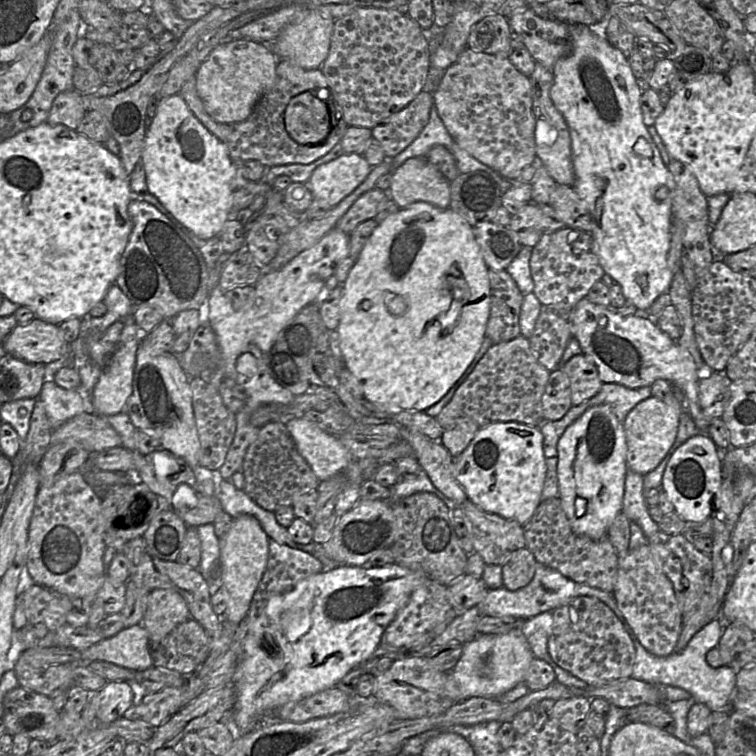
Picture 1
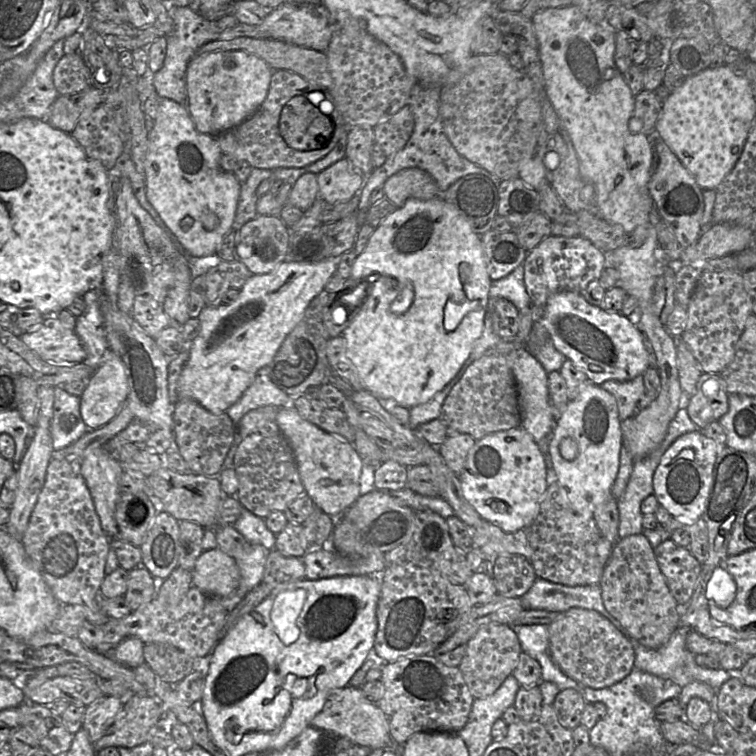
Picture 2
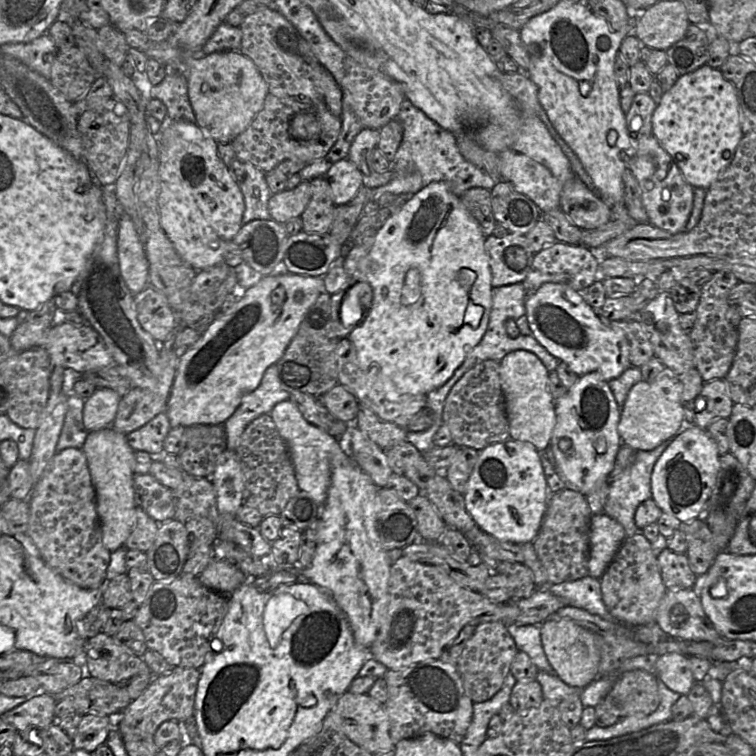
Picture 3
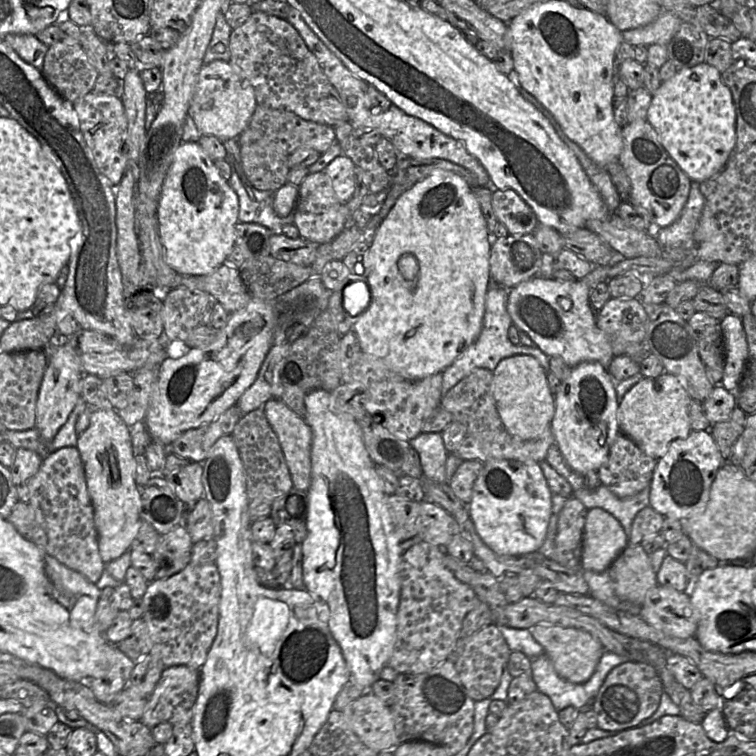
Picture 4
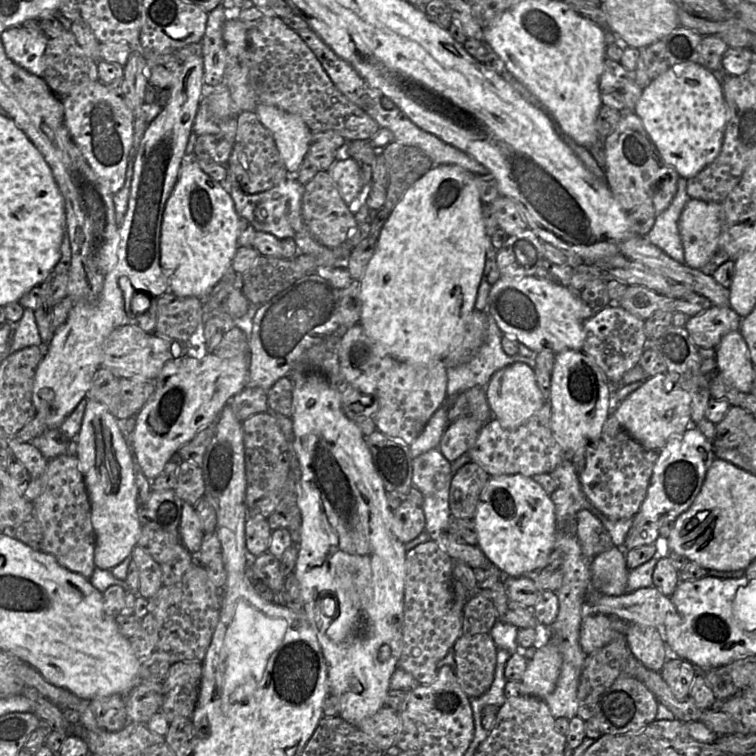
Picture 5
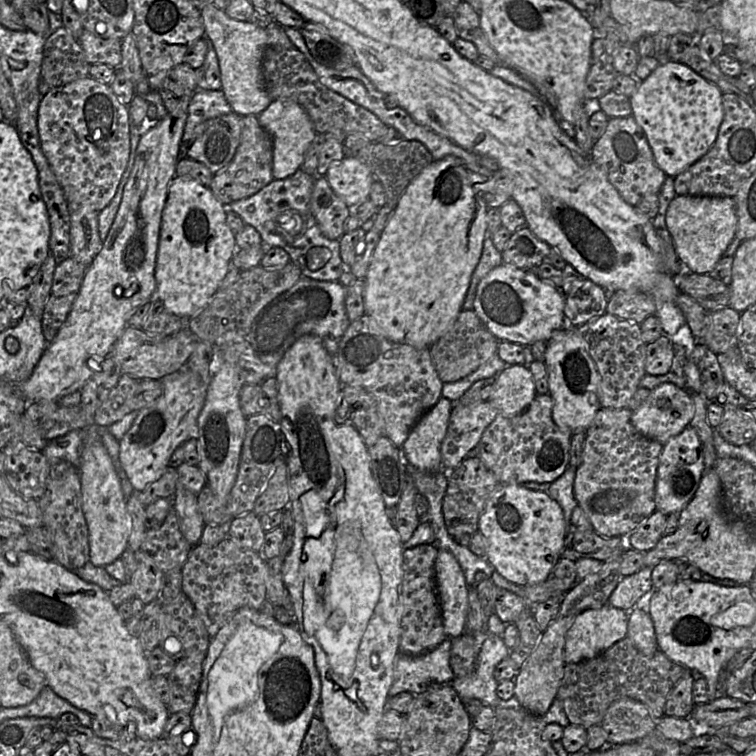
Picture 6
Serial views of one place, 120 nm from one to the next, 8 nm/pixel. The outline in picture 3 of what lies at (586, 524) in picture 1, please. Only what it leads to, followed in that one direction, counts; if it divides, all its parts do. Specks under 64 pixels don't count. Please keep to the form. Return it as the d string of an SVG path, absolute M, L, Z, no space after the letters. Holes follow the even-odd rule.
M588 373L580 376L572 388L555 400L555 413L556 424L551 436L550 446L556 460L558 475L567 489L572 489L586 496L598 485L598 482L606 481L613 470L618 450L622 444L618 432L620 409L608 381L603 380L598 373ZM563 438L567 438L571 442L568 453L565 453L559 447L559 442Z

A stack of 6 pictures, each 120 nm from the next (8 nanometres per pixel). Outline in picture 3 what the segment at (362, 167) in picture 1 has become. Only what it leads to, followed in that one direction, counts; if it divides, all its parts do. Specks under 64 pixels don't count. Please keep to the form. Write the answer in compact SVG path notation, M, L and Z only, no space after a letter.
M348 158L336 162L324 177L331 187L335 206L351 201L363 186L360 170Z

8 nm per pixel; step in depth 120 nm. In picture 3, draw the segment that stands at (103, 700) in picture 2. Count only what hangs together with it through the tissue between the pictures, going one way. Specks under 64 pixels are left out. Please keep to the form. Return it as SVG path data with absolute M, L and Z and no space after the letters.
M83 715L72 739L73 748L93 753L99 746L106 744L114 721L109 716Z

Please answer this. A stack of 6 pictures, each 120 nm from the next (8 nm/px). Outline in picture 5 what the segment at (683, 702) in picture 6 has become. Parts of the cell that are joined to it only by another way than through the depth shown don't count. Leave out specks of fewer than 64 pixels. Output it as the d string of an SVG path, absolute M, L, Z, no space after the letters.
M675 657L668 659L660 673L676 698L687 698L695 676L700 672L689 661Z

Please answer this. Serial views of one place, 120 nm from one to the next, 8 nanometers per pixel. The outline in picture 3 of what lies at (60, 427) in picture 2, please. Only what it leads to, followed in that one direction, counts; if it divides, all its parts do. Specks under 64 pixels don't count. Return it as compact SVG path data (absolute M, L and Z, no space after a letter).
M69 392L67 396L67 412L56 445L56 453L60 453L67 448L82 450L88 435L88 431L83 424L84 402L81 397Z

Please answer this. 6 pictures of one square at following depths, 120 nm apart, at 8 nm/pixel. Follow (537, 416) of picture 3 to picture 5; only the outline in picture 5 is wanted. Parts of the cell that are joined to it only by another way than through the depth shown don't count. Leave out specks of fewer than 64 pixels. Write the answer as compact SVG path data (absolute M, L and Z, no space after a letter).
M516 362L495 372L485 387L487 401L493 416L502 427L514 430L538 412L546 402L536 380L534 369Z

